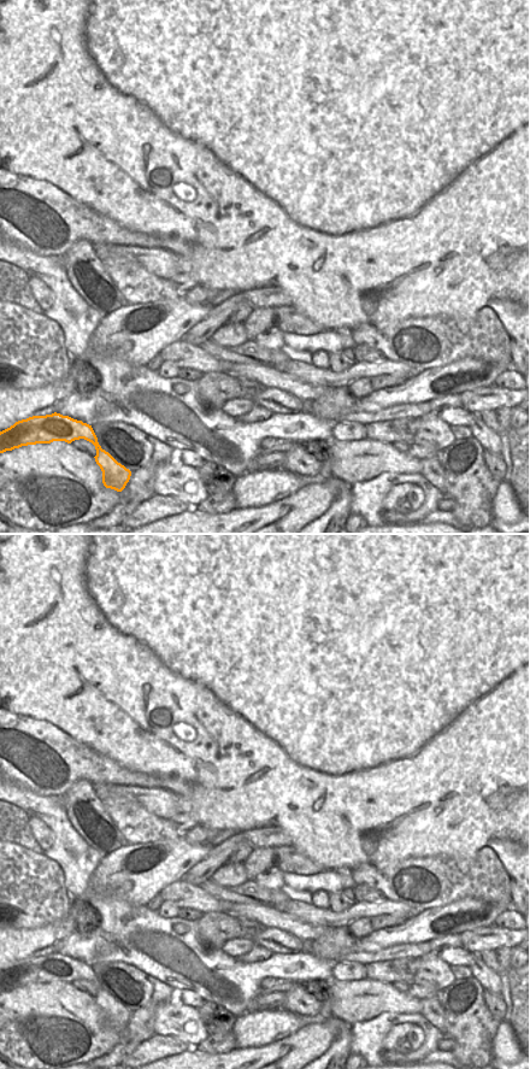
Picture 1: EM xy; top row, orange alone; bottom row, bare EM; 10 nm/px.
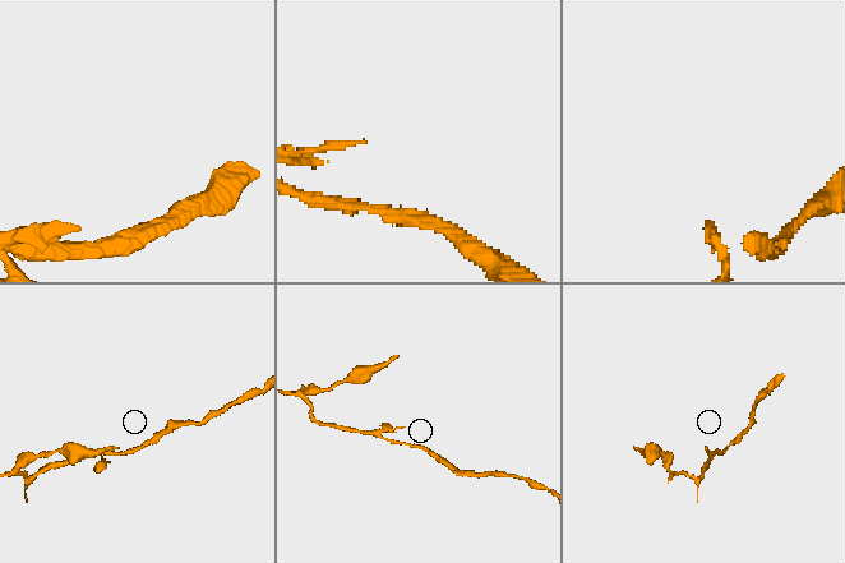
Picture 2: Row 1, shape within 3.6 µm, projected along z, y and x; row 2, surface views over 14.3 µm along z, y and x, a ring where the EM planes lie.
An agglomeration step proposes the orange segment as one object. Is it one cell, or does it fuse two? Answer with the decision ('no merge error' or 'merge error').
merge error

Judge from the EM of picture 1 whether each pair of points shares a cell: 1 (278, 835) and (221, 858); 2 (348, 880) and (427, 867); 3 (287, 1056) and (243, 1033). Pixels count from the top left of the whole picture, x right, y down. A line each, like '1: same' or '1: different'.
1: same
2: different
3: different

